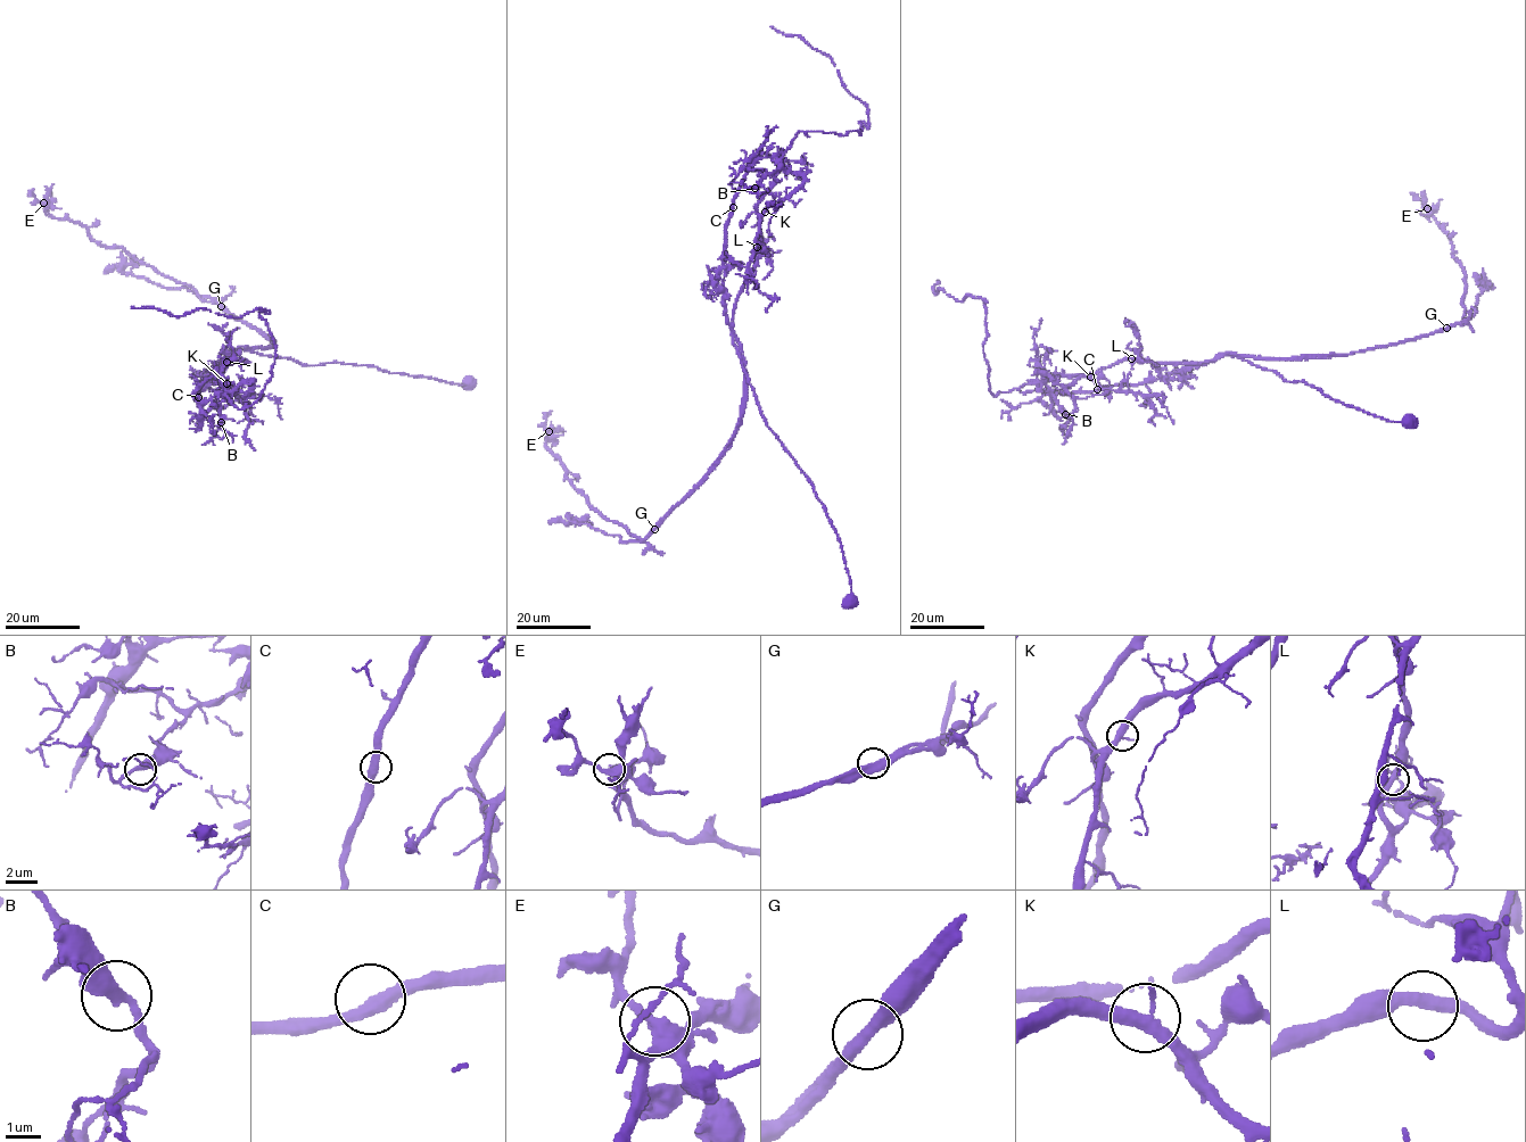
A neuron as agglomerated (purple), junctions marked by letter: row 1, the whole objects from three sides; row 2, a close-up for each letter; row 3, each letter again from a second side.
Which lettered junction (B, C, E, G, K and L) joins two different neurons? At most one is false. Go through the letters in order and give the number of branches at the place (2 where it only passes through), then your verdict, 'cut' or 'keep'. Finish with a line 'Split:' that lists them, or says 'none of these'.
B: branches 2; keep
C: branches 2; keep
E: branches 2; keep
G: branches 2; cut
K: branches 2; keep
L: branches 2; keep
Split: G

